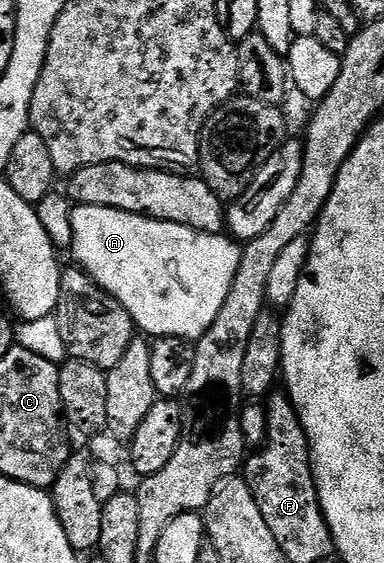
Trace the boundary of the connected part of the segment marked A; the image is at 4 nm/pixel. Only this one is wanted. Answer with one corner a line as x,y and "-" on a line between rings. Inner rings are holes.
76,205
72,208
72,224
74,225
74,241
72,242
71,254
76,254
75,262
95,283
106,293
110,293
116,300
124,306
130,313
133,324
140,327
145,336
163,337
173,335
176,339
186,339
189,341
199,340
200,336
205,335
214,325
222,305
226,305
226,293
230,293
230,285
234,285
234,273
238,273
240,264
241,244
237,240
229,237
227,234
211,235
190,229
186,225
174,225
166,221
150,219
146,215
135,215
126,213
122,209
106,209
102,205

